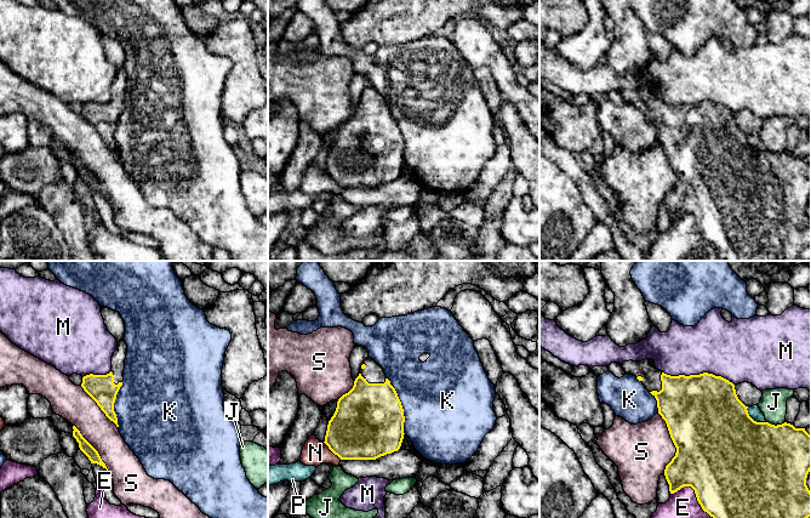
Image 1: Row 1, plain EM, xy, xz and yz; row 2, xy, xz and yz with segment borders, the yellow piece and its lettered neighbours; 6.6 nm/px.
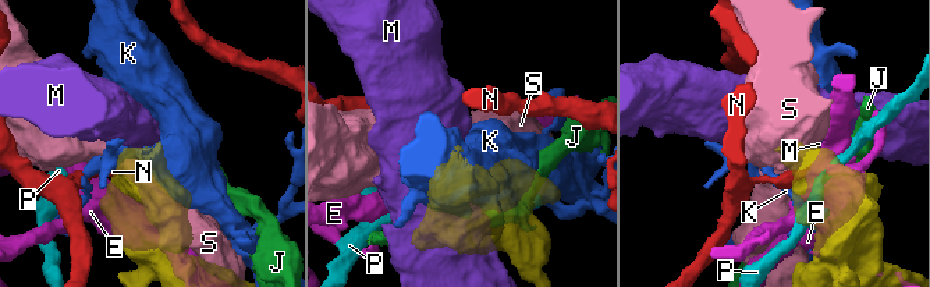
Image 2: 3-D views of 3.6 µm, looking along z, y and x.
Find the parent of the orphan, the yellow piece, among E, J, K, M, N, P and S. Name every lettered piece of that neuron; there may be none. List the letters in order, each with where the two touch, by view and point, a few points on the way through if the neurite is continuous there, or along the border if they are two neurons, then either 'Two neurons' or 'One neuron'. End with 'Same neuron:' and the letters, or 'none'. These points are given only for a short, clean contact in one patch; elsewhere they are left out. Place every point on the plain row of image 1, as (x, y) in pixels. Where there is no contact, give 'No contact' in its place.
E: Touches yellow at yz (697, 228). Two neurons
J: Touches yellow at yz (777, 153). Two neurons
K: Touches yellow at xz (401, 134). Two neurons
M: Touches yellow at yz (698, 103). Two neurons
N: Touches yellow at xz (332, 180). Boundary: xz (323, 170), (341, 187). Two neurons
P: Touches yellow at yz (752, 147). Two neurons
S: Touches yellow at yz (673, 170). Two neurons
Same neuron: none

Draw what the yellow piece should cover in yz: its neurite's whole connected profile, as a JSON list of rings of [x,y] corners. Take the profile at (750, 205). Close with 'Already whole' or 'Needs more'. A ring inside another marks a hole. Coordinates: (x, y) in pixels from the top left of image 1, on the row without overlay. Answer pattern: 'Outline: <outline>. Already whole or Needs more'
Outline: [[[652,87],[641,90],[629,89],[623,90],[621,93],[626,102],[633,103],[641,109],[645,116],[656,126],[658,142],[666,149],[670,166],[676,176],[675,184],[664,198],[670,222],[676,221],[684,215],[691,215],[702,238],[715,247],[718,261],[800,261],[801,250],[811,245],[811,220],[806,214],[806,206],[811,199],[811,164],[805,156],[795,156],[787,150],[775,154],[769,150],[754,149],[748,142],[748,135],[738,127],[735,113],[721,104],[708,101],[690,104],[670,104],[658,98]]]. Needs more

